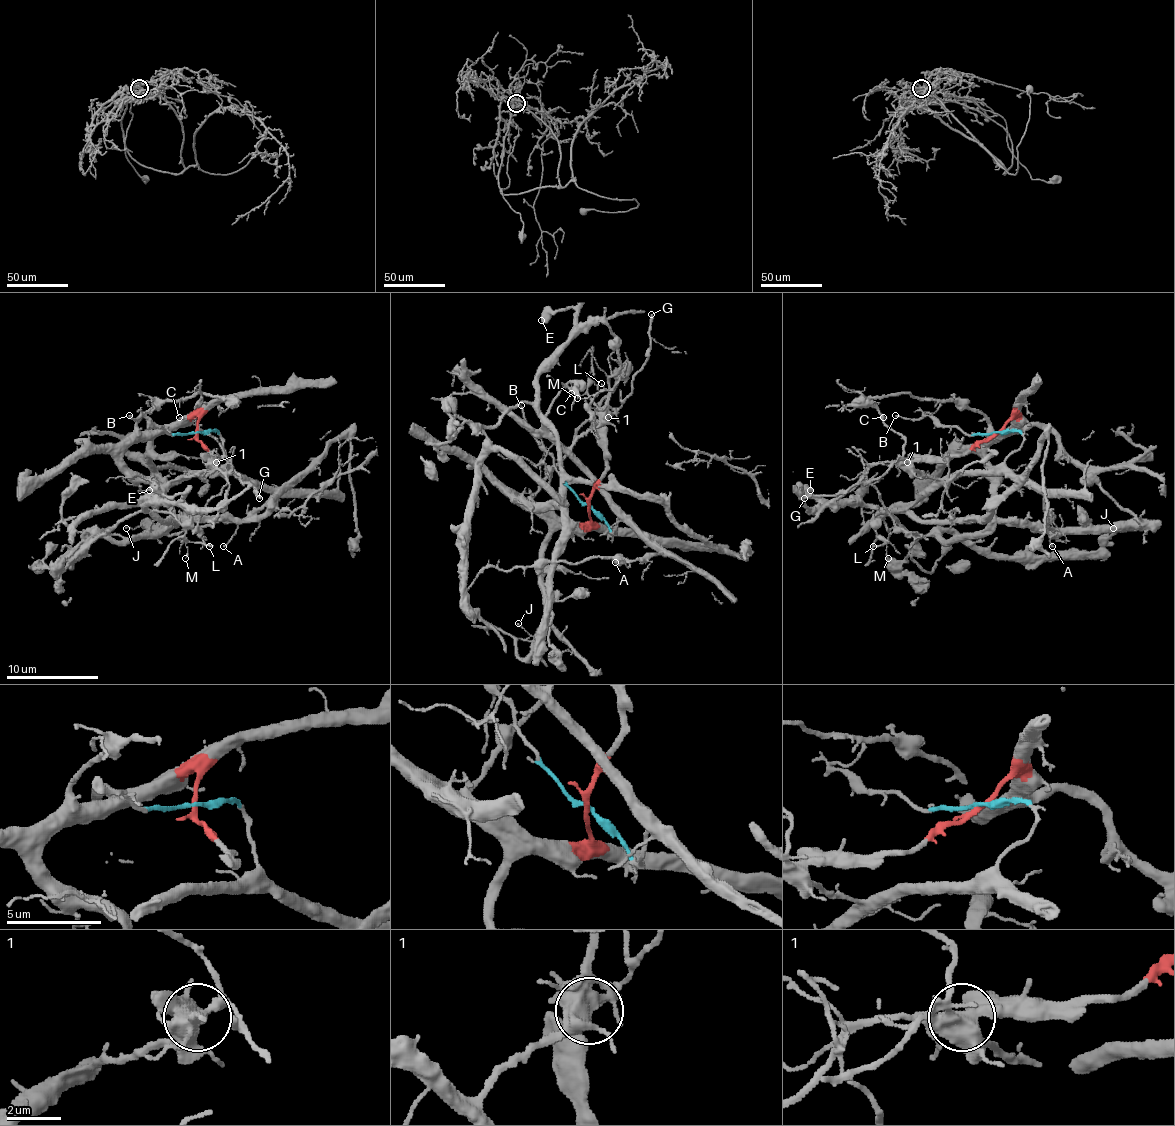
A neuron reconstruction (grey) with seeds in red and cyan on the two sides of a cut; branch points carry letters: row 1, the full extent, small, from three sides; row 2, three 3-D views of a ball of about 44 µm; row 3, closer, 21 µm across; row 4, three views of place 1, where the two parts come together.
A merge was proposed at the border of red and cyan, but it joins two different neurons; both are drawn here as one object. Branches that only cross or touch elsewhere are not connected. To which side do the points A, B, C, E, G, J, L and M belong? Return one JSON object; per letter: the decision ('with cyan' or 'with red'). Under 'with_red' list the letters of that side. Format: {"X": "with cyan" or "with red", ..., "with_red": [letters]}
{"A": "with cyan", "B": "with cyan", "C": "with cyan", "E": "with cyan", "G": "with cyan", "J": "with cyan", "L": "with cyan", "M": "with cyan", "with_red": []}

